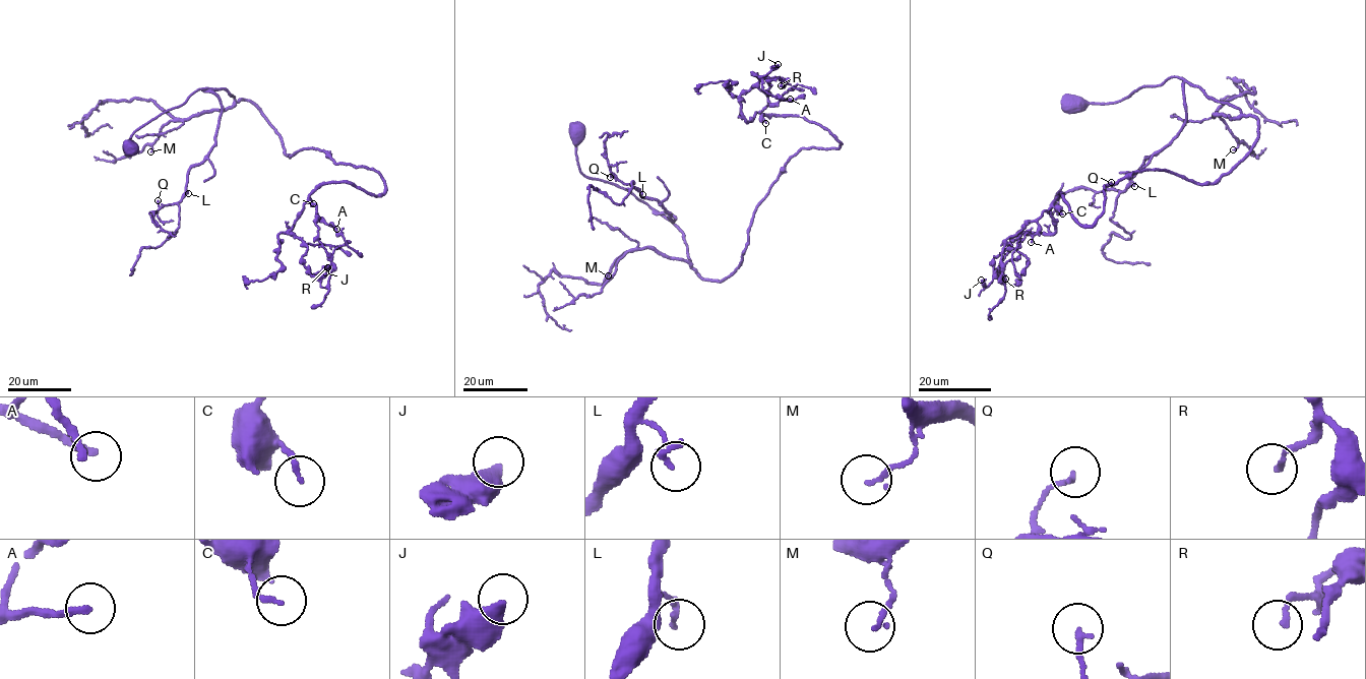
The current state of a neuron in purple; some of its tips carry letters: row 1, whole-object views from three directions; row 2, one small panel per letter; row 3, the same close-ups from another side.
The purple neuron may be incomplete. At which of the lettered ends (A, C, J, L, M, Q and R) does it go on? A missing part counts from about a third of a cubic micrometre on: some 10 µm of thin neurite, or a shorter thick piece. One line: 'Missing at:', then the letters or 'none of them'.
Missing at: A

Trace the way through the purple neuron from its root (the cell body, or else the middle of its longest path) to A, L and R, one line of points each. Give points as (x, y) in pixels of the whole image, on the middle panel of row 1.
A: (577, 129), (579, 170), (666, 217), (721, 282), (787, 161), (840, 146), (760, 113), (790, 99)
L: (577, 129), (580, 171), (627, 189), (673, 222), (642, 194)
R: (577, 129), (579, 170), (666, 217), (721, 282), (787, 161), (840, 146), (760, 113), (781, 85)

